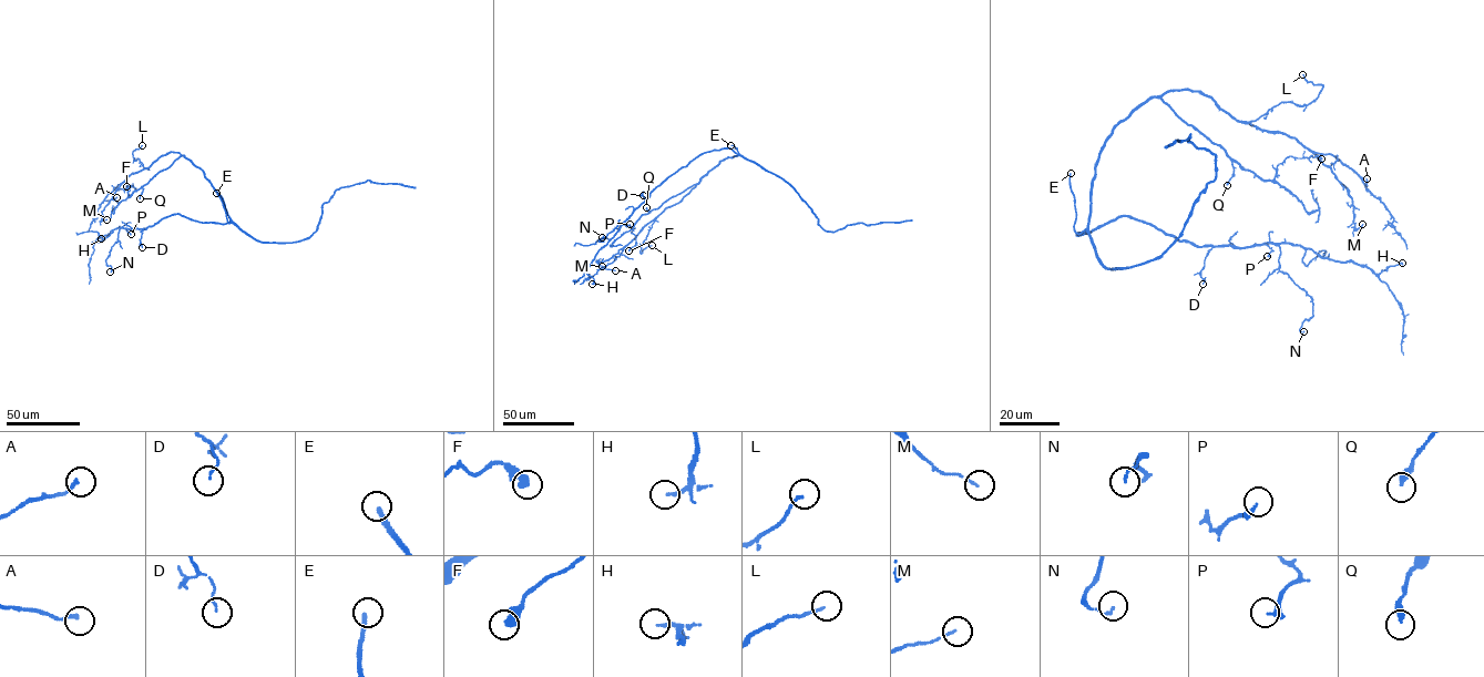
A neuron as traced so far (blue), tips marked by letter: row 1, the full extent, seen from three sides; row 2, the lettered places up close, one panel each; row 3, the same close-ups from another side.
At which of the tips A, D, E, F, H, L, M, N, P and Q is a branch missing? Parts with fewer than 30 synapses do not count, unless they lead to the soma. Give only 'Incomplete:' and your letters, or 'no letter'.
Incomplete: E

